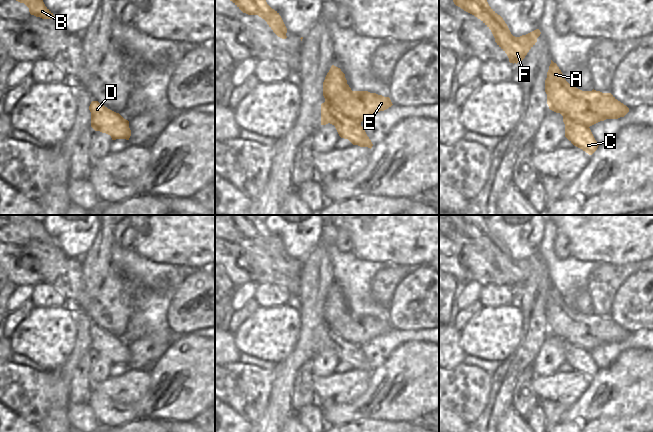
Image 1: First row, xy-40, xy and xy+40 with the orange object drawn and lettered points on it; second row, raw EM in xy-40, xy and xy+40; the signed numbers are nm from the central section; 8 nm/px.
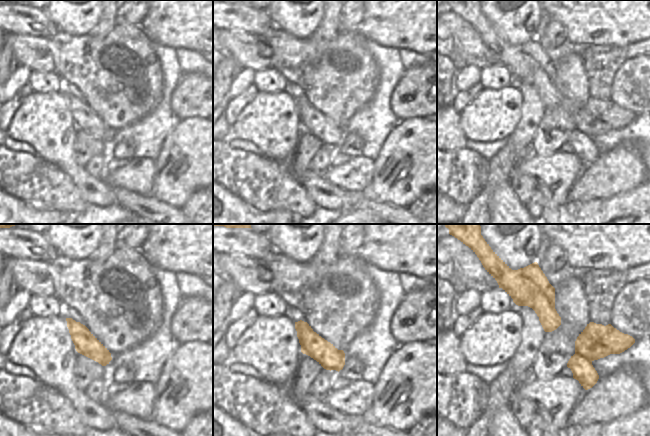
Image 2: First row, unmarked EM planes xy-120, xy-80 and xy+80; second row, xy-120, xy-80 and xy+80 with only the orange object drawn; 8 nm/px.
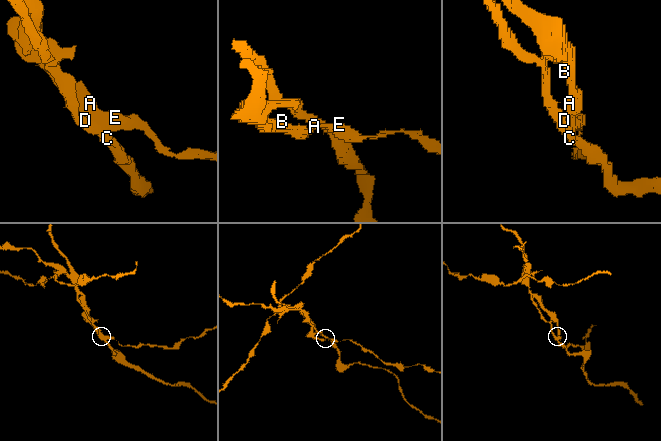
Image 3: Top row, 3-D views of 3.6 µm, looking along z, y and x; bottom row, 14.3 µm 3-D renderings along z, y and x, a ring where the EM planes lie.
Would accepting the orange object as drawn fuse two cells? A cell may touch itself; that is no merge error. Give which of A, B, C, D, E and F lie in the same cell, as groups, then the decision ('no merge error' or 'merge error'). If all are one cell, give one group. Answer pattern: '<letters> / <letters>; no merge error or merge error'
A B E F / C D; merge error

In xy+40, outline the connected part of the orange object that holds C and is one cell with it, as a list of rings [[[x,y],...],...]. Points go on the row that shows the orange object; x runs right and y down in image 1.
[[[563,117],[565,137],[576,147],[592,155],[599,144],[595,140],[590,128],[578,121]]]

